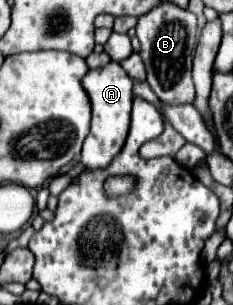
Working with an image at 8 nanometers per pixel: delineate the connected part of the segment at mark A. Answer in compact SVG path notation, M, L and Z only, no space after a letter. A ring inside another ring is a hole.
M108 62L106 66L86 72L86 76L82 78L82 86L86 88L86 94L90 98L92 120L80 160L86 168L106 168L106 164L122 150L122 144L126 142L126 132L130 130L130 108L134 98L132 78L118 62Z

